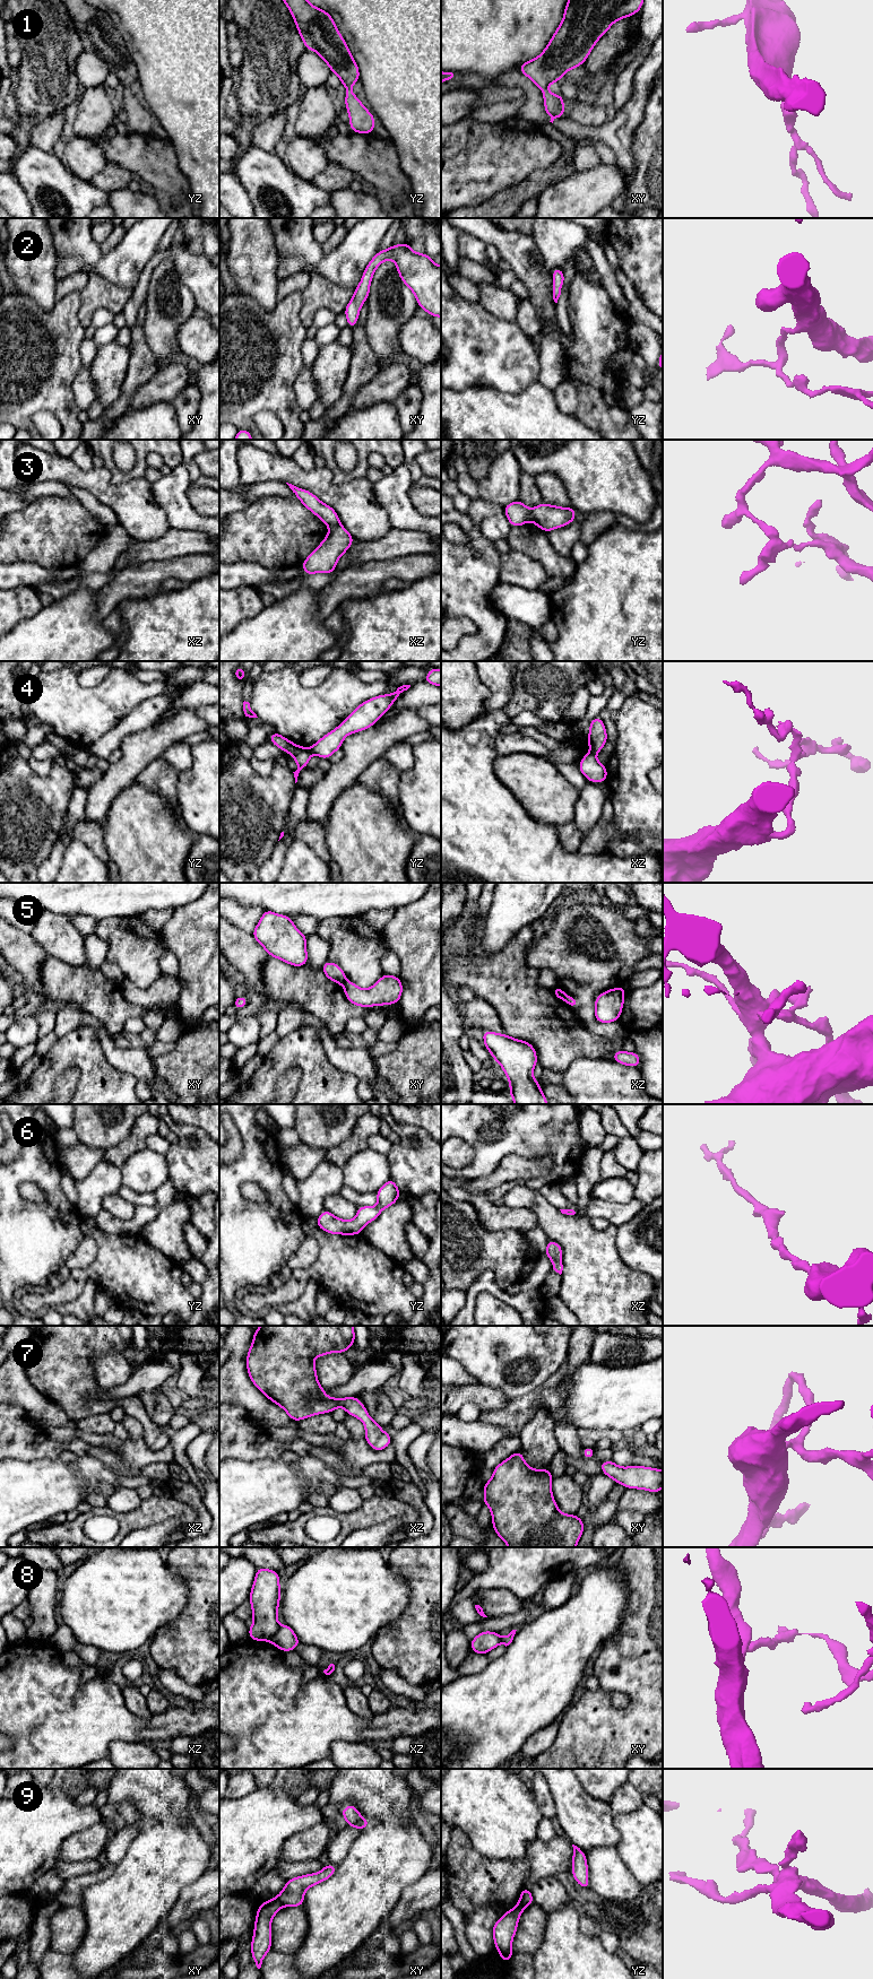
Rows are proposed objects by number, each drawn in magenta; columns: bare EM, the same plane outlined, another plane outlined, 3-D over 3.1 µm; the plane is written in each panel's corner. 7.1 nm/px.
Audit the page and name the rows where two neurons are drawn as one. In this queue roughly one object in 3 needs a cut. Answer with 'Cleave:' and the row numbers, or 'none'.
Cleave: 3, 4, 5, 8, 9

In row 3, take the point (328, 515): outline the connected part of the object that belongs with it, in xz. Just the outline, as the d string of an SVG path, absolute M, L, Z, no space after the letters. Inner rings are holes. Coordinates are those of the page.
M286 483L293 491L295 496L301 501L301 503L309 509L314 515L320 518L325 524L329 528L340 526L340 520L336 511L322 503L314 494L306 489L299 488L292 484Z

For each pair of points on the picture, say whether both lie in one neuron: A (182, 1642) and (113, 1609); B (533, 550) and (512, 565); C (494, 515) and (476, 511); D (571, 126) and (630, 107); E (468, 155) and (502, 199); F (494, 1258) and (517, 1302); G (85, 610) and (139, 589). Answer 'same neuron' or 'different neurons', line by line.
A: different neurons
B: different neurons
C: same neuron
D: same neuron
E: different neurons
F: different neurons
G: different neurons

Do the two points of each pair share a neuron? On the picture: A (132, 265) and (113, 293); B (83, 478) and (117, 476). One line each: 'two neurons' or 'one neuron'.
A: two neurons
B: two neurons

